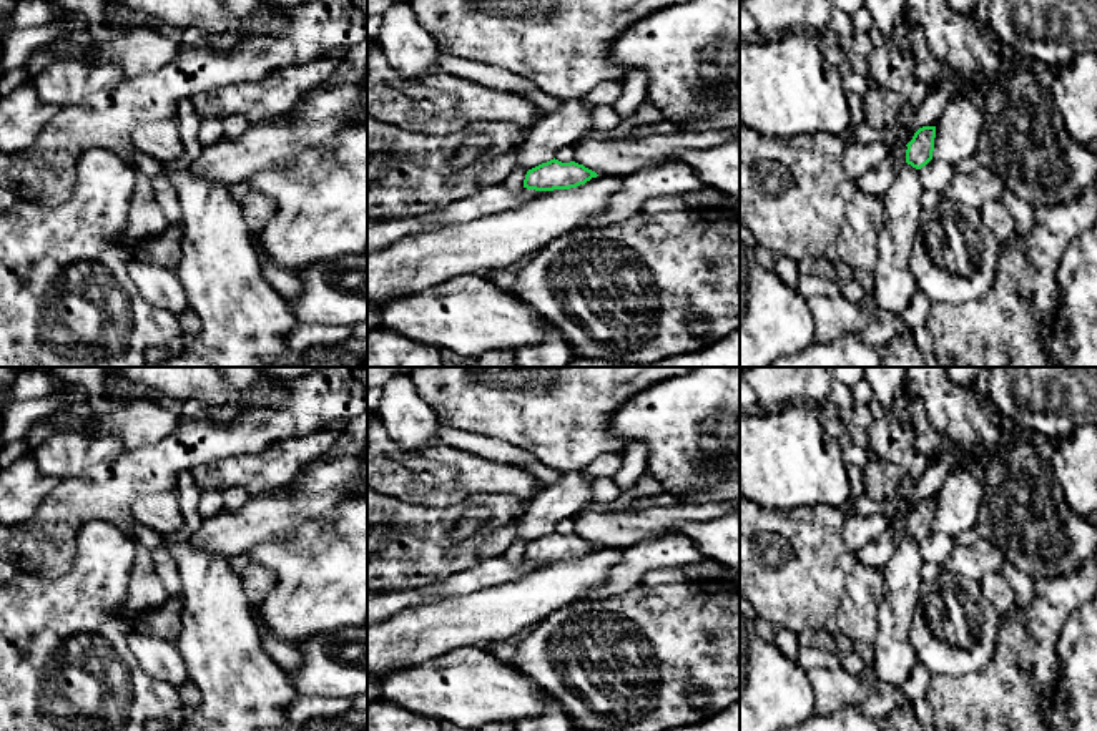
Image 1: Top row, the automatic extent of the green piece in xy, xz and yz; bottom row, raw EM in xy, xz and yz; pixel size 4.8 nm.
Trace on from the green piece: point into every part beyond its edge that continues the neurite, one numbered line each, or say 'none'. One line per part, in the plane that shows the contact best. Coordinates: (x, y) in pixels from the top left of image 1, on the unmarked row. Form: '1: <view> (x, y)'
1: yz (895, 658)

